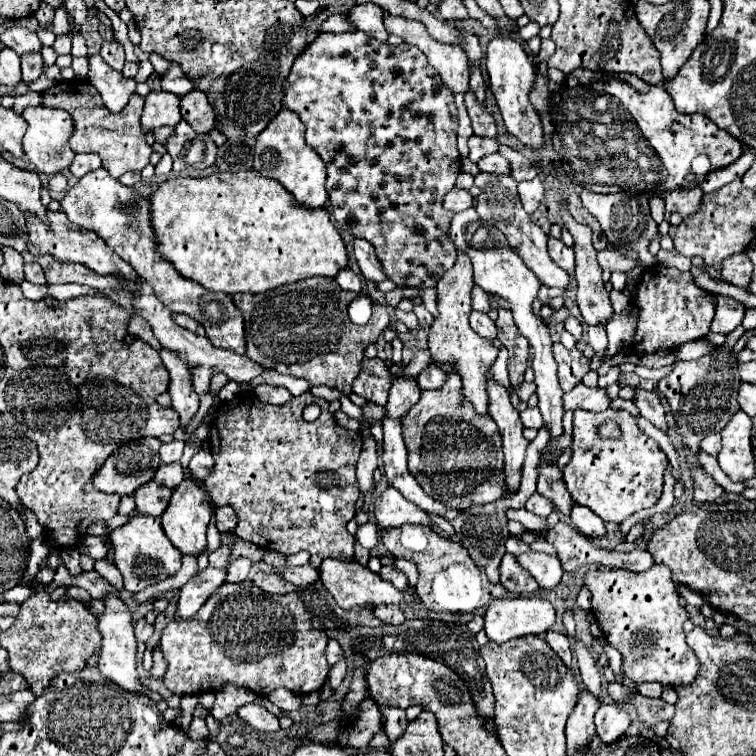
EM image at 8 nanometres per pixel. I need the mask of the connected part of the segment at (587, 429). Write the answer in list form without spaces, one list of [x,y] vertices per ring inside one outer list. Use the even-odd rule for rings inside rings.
[[[607,408],[605,412],[599,412],[599,414],[593,414],[587,410],[575,410],[575,432],[573,432],[573,444],[571,444],[571,460],[563,470],[563,480],[565,480],[567,490],[573,496],[573,500],[577,504],[591,508],[601,520],[621,524],[633,512],[643,510],[643,508],[651,508],[653,504],[657,504],[657,500],[661,498],[661,490],[663,490],[665,466],[667,466],[667,456],[653,442],[653,438],[649,438],[647,434],[643,434],[637,428],[637,424],[629,412],[613,410],[613,408]],[[607,418],[617,420],[617,424],[623,432],[623,436],[619,440],[603,440],[597,436],[597,426],[603,424]]]

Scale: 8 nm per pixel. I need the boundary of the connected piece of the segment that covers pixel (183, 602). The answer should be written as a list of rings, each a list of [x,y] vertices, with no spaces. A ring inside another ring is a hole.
[[[207,566],[205,570],[197,572],[183,588],[181,598],[177,602],[177,616],[181,618],[193,618],[193,614],[203,606],[203,602],[225,582],[225,570]]]

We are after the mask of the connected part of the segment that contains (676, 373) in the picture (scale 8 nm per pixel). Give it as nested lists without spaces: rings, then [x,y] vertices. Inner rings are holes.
[[[735,328],[721,350],[703,356],[693,362],[675,362],[675,370],[661,378],[657,384],[657,390],[667,398],[671,414],[675,418],[677,432],[681,434],[685,446],[695,454],[699,452],[699,442],[713,432],[721,432],[723,426],[731,420],[735,410],[739,410],[735,392],[729,390],[729,374],[733,378],[733,372],[729,372],[729,346],[733,346],[745,332],[739,332]]]

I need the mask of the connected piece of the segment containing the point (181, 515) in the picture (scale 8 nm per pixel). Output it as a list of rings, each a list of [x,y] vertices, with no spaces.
[[[185,478],[175,490],[173,490],[173,496],[169,500],[169,506],[167,510],[163,512],[161,516],[161,524],[163,524],[163,530],[167,534],[167,538],[183,552],[183,554],[195,554],[199,556],[203,550],[205,550],[205,544],[207,544],[207,524],[211,520],[211,514],[213,514],[213,508],[209,504],[209,496],[207,492],[199,486],[197,480],[193,478]]]

